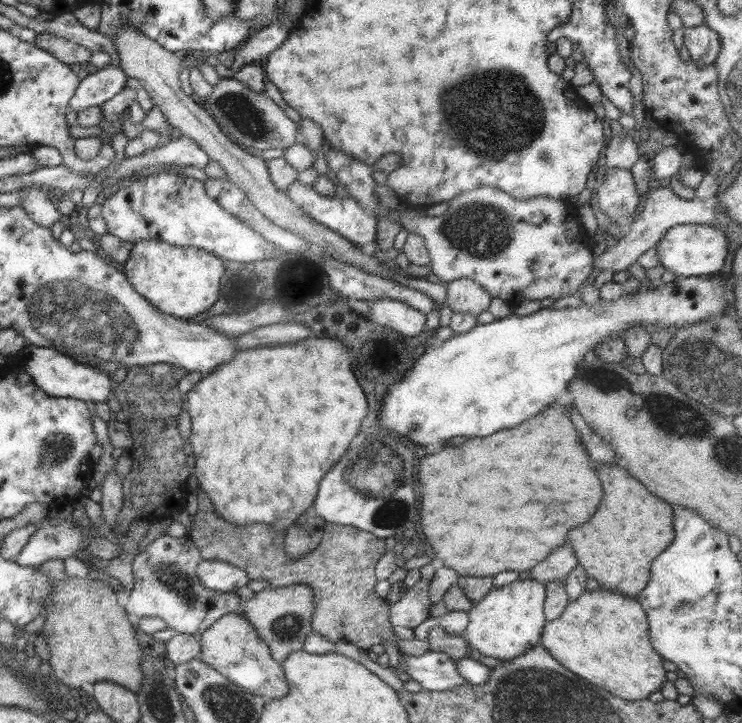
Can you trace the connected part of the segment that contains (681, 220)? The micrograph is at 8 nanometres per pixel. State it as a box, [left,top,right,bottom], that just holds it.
[591,185,716,273]

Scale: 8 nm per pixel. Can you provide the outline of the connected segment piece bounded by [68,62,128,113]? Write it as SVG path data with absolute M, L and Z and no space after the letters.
M113 62L103 66L79 81L68 107L75 113L89 107L101 107L126 86L127 79L121 67L115 67Z

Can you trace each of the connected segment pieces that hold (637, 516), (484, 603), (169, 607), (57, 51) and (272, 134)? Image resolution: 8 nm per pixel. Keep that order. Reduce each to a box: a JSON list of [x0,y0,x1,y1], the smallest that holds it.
[[567,466,674,597],[463,578,546,662],[124,532,241,637],[33,32,91,65],[204,77,298,153]]

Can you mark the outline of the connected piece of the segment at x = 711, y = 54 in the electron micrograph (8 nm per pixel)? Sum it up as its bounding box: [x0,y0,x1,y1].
[681,25,721,66]

